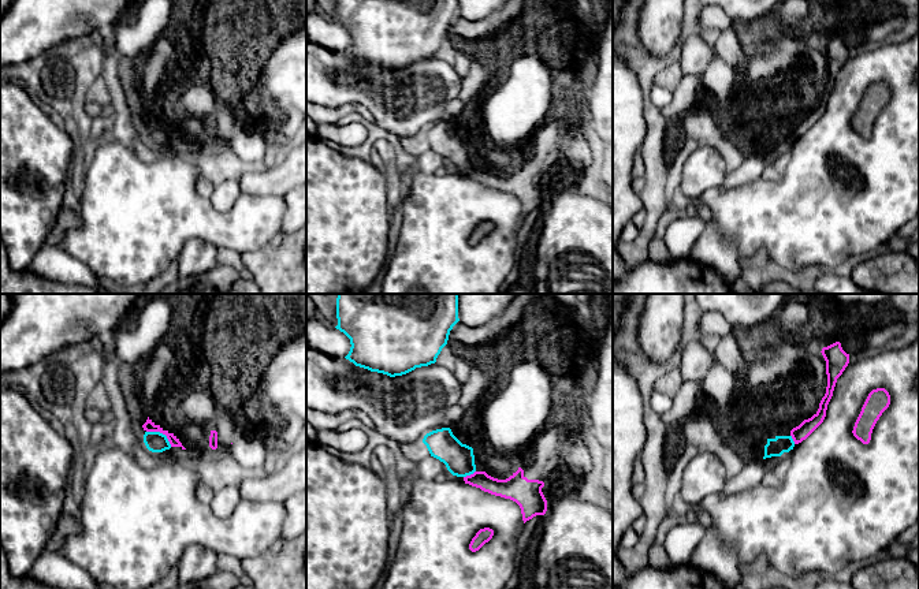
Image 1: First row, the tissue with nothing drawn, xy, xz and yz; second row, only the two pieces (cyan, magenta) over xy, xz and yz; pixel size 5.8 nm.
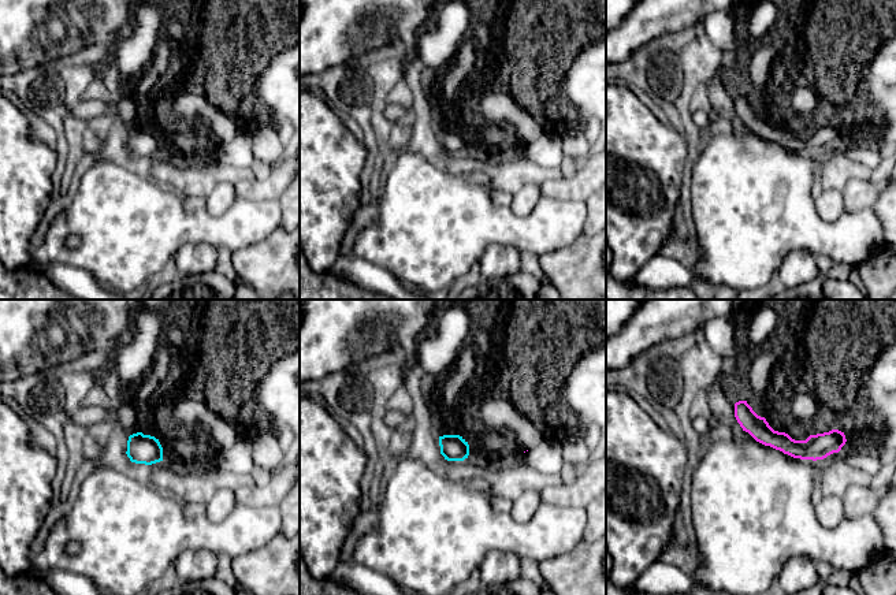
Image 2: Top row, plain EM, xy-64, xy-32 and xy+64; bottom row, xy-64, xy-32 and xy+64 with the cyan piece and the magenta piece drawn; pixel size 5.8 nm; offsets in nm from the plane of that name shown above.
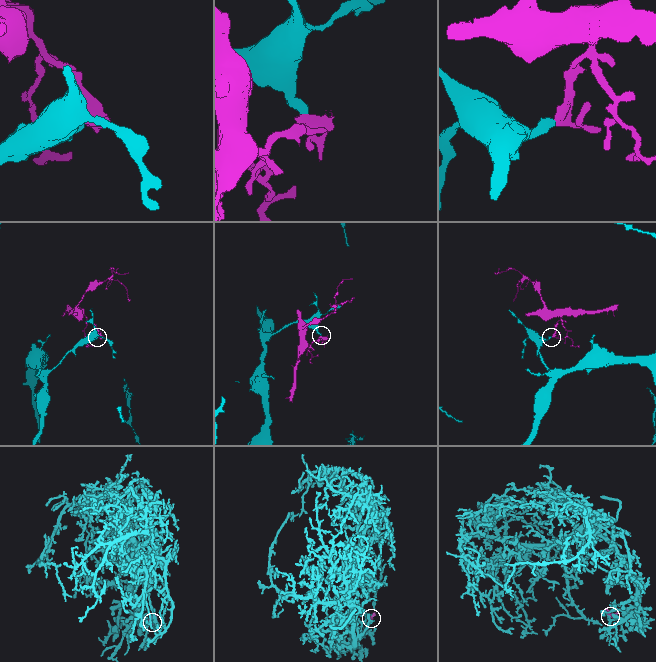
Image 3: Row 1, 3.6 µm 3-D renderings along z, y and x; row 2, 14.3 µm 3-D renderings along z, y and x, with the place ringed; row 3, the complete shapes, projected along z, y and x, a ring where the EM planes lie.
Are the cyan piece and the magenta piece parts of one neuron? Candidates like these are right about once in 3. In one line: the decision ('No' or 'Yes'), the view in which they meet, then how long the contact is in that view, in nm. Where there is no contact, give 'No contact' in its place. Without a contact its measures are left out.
No. Touches cyan in xy. Shared border 180 nm

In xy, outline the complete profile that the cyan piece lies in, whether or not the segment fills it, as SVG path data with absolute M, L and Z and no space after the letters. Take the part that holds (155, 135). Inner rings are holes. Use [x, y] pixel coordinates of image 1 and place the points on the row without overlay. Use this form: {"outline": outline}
{"outline": "M145 126L144 137L152 146L163 146L171 142L167 130L160 126Z"}

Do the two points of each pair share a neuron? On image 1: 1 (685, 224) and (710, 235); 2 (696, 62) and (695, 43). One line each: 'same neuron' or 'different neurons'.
1: different neurons
2: same neuron

